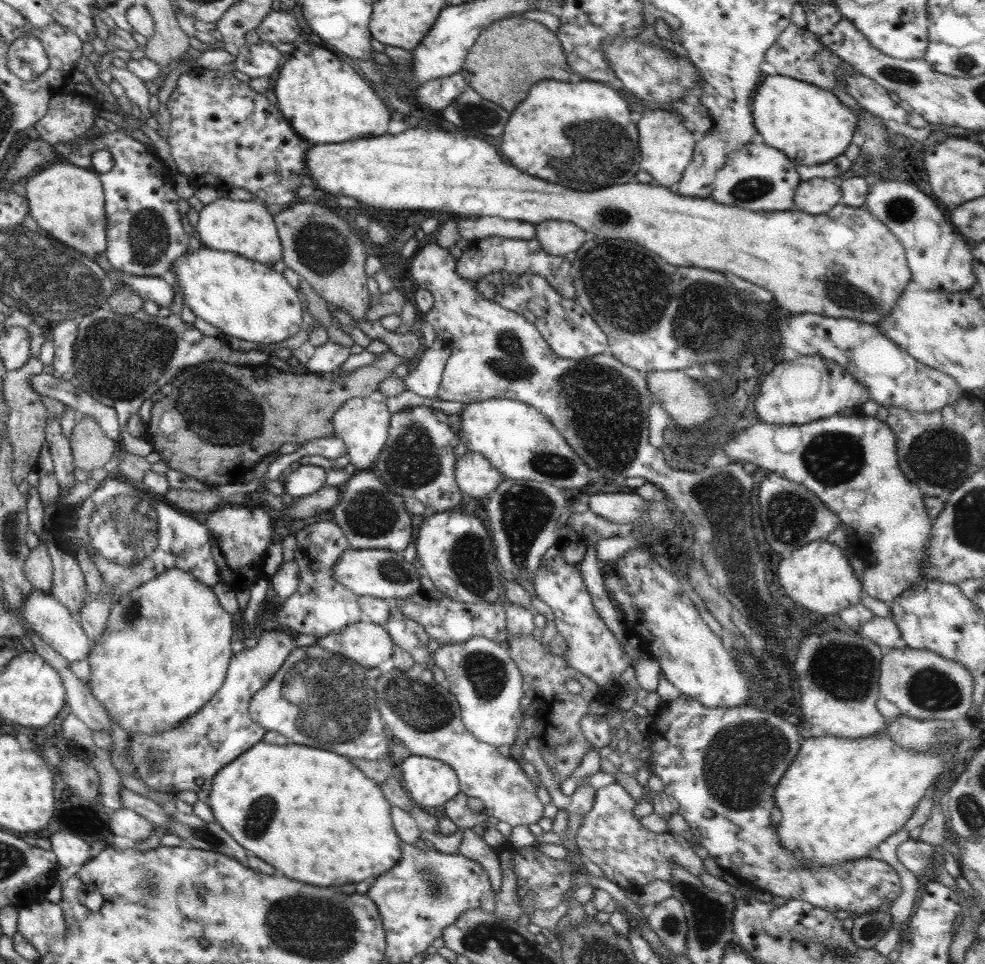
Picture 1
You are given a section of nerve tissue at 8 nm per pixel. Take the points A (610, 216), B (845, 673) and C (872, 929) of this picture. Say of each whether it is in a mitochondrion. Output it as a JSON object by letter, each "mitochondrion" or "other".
{"A":"mitochondrion","B":"mitochondrion","C":"mitochondrion"}

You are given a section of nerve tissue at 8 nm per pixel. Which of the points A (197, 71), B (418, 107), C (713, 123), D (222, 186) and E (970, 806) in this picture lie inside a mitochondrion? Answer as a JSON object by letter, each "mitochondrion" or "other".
{"A":"other","B":"other","C":"other","D":"other","E":"mitochondrion"}

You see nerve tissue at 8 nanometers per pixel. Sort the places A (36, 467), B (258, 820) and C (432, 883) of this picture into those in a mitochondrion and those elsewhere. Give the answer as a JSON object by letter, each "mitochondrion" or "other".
{"A":"other","B":"mitochondrion","C":"mitochondrion"}

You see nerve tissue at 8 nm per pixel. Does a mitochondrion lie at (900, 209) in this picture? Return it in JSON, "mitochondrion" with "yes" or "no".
{"mitochondrion":"yes"}

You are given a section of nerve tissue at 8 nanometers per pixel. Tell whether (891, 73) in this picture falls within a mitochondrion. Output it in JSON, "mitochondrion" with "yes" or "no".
{"mitochondrion":"yes"}

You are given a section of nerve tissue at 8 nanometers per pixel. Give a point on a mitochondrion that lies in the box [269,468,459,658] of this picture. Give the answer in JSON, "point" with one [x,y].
{"point":[370,512]}

